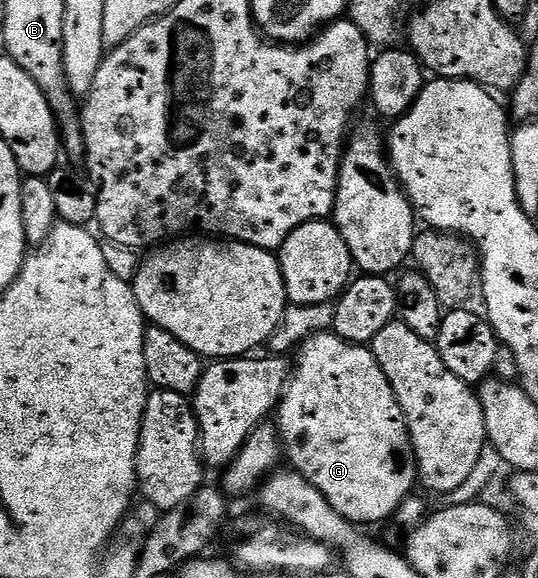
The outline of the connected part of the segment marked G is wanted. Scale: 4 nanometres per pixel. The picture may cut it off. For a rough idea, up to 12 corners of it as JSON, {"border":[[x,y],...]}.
{"border":[[300,344],[287,462],[351,523],[391,520],[418,472],[367,346]]}

